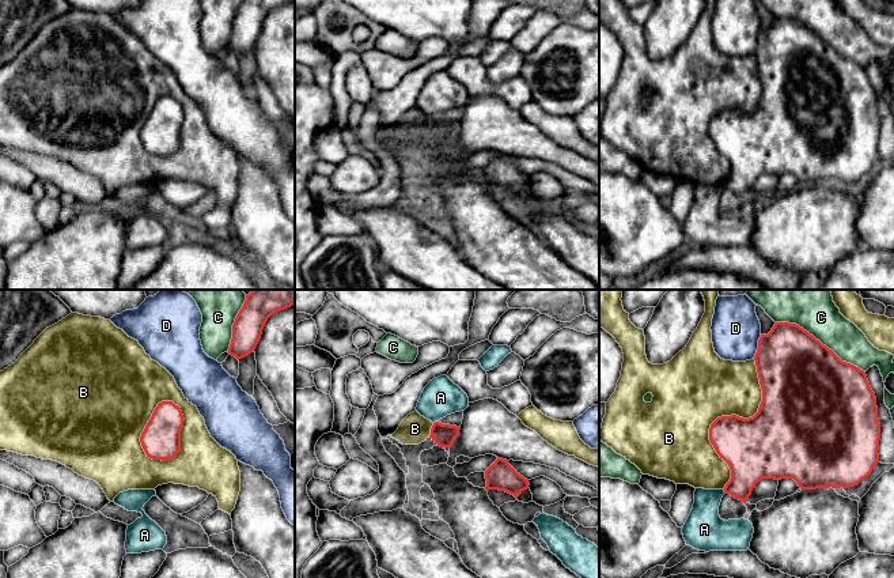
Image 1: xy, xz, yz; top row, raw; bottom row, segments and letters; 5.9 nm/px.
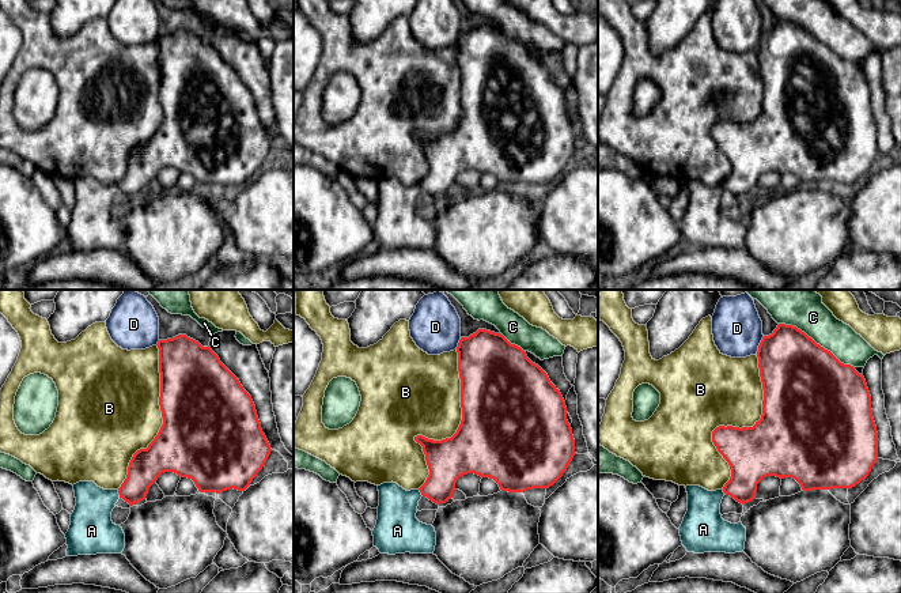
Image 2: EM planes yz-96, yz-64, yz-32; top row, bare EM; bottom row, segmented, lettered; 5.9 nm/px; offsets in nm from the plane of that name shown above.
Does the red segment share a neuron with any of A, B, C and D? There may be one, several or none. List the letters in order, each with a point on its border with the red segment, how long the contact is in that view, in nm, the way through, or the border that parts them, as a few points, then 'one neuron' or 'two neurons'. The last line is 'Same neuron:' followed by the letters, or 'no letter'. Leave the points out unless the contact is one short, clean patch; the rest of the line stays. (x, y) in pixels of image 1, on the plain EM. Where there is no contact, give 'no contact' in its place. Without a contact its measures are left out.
A: xz (435, 117) | 40 nm | along xz (438, 116), (434, 118) | two neurons
B: yz (727, 112) | 800 nm | two neurons
C: yz (818, 36) | 600 nm | two neurons
D: yz (758, 42) | 150 nm | two neurons
Same neuron: no letter

